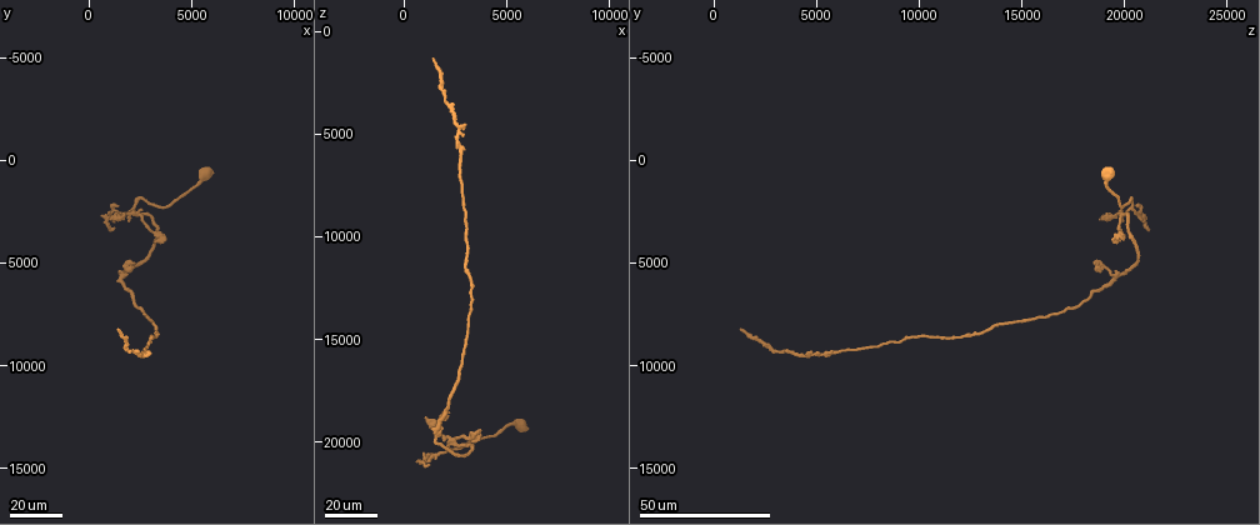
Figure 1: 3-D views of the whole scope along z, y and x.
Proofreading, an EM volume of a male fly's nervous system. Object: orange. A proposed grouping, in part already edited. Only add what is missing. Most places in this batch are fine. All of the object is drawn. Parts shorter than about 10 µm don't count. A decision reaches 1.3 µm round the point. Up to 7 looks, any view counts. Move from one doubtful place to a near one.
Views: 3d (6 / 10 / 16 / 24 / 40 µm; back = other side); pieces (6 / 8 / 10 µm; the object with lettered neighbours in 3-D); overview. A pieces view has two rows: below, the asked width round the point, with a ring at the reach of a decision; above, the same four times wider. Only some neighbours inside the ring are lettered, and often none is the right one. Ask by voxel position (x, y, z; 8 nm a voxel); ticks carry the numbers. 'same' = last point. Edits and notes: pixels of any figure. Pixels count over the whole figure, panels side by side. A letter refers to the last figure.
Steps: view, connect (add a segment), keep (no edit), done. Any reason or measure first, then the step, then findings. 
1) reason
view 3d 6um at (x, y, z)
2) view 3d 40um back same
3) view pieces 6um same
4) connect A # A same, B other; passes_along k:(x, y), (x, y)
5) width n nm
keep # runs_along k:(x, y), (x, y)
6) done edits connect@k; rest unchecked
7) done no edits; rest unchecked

free end
view 3d 24um at (1300, 8300, 1400)

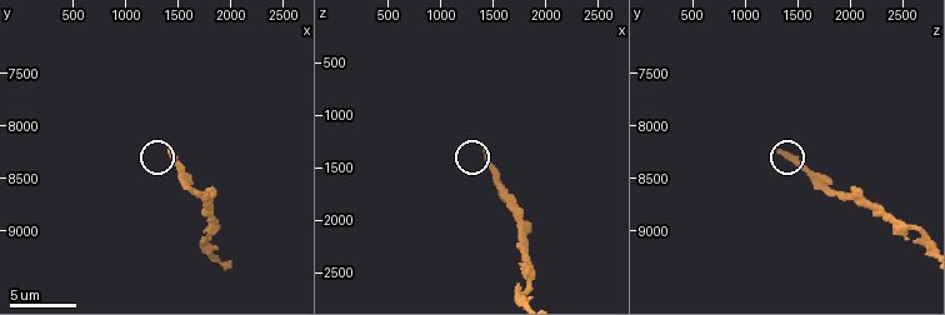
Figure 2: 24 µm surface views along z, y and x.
view pieces 8um at (1440, 8280, 1300)

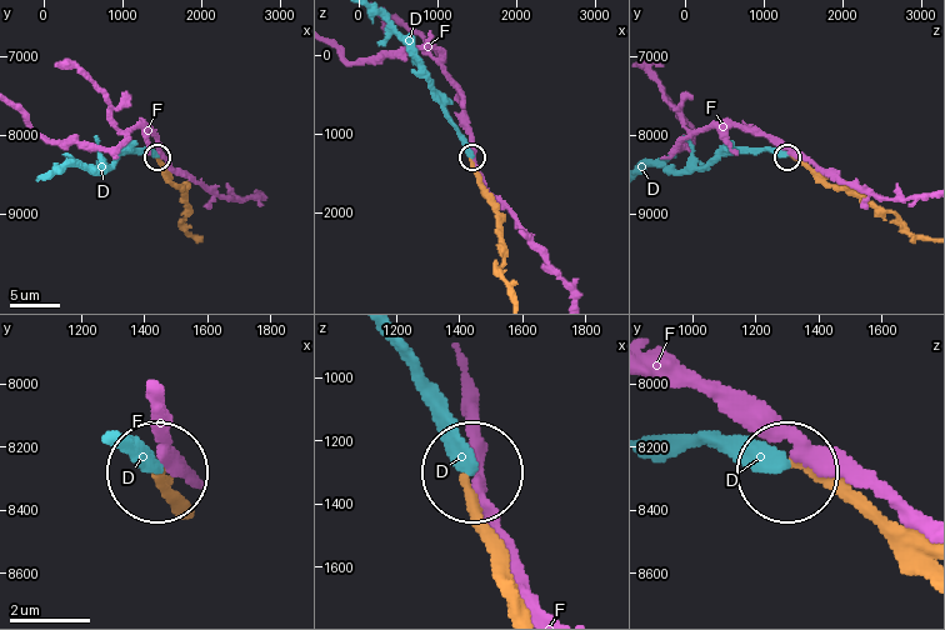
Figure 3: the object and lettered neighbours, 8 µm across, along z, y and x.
connect D # D same, F other; passes_along 3:(814, 175), (766, 151), (724, 151), (681, 171), (651, 166); it goes on there

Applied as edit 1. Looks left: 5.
view overview

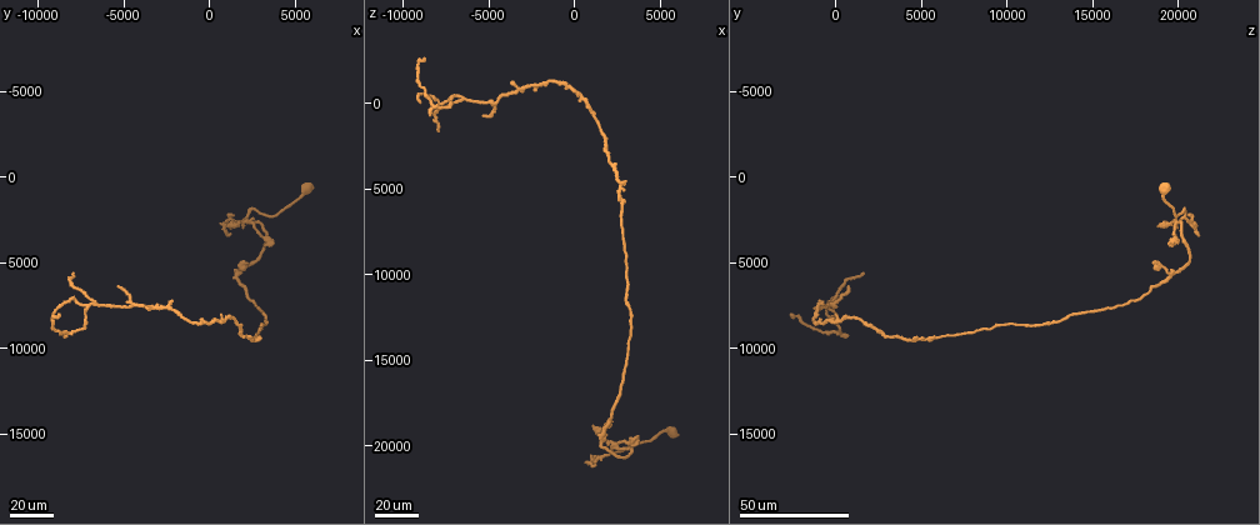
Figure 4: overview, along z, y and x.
free end
view 3d 40um at (-8000, 5600, 1600)

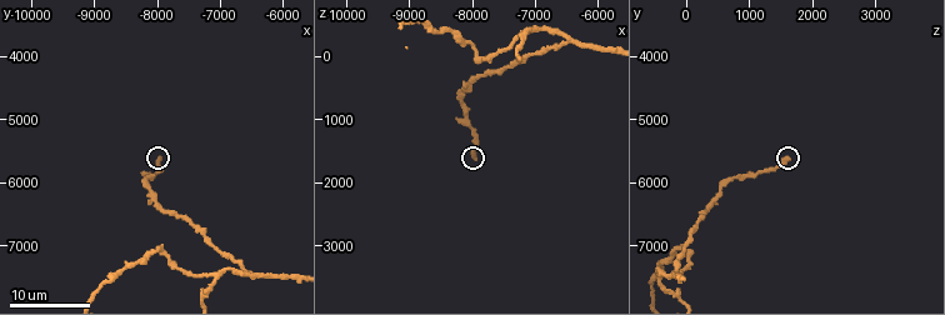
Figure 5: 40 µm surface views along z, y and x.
see the neighbours
view pieces 8um at (-7950, 5650, 1650)

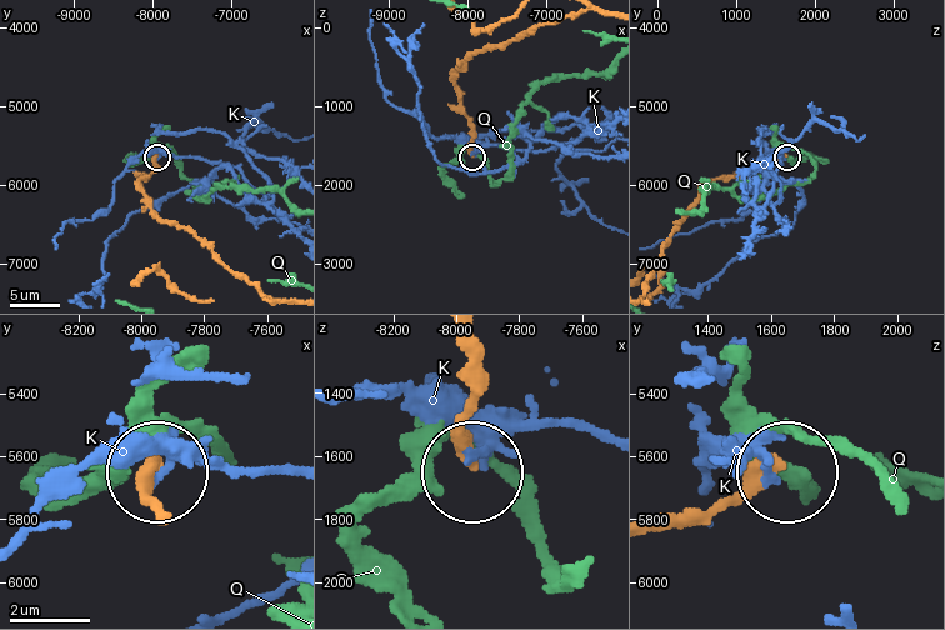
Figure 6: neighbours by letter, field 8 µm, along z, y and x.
width 340 nm
keep # K other, Q other; runs_along 6:(511, 39), (483, 48), (458, 74), (473, 156); none of them fits

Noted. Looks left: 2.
free end
view 3d 40um at (-5400, 6400, 800)

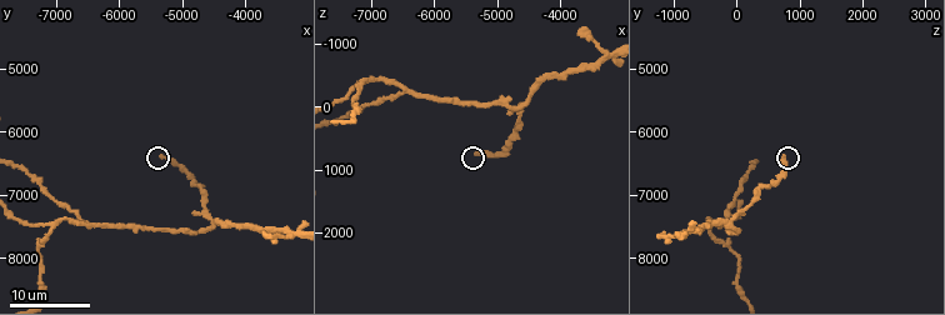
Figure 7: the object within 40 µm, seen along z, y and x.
view pieces 10um at (-5350, 6350, 750)

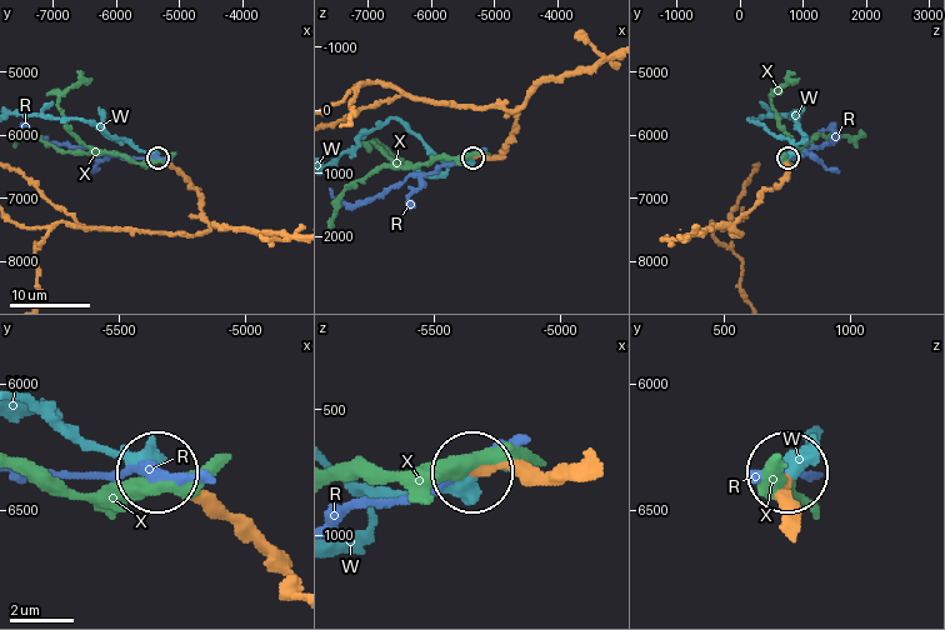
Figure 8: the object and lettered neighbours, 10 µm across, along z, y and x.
connect W # R other, W same, X other; passes_along 8:(243, 529), (76, 443), (28, 408); it goes on there

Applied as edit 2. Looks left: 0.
done edits connect@3, connect@8; rest unchecked

